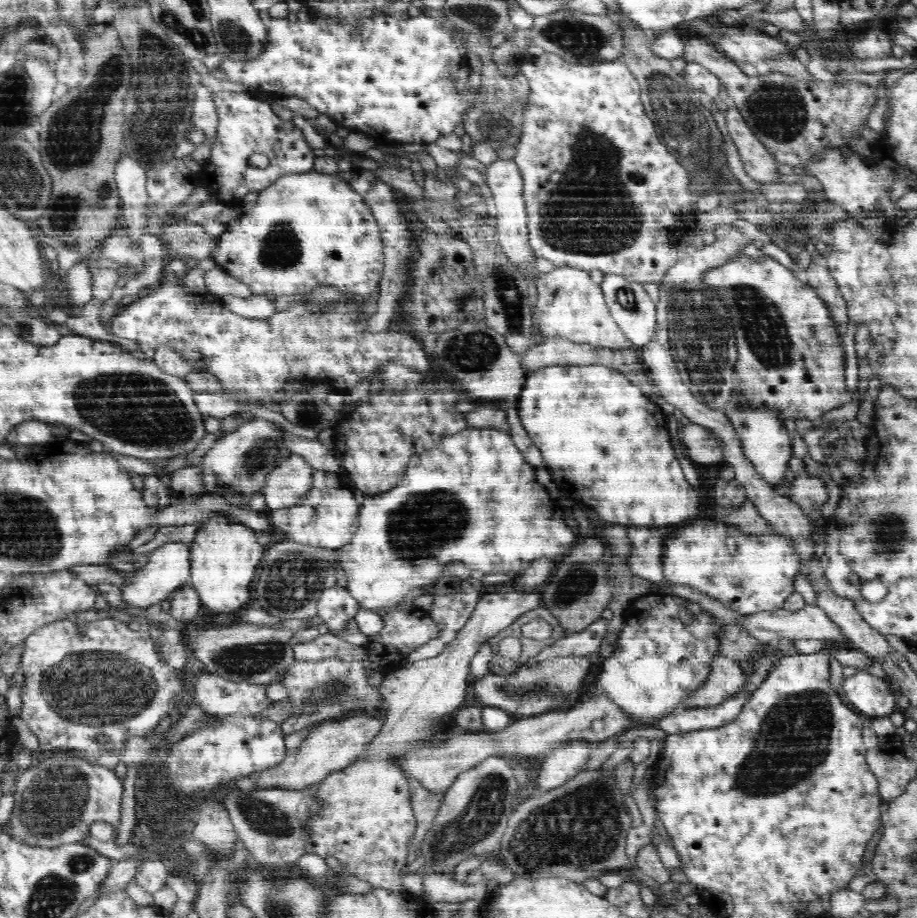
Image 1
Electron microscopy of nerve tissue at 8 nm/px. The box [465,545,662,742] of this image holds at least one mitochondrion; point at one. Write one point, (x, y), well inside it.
(577, 586)

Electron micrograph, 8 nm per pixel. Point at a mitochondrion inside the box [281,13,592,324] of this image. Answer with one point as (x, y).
(494, 124)

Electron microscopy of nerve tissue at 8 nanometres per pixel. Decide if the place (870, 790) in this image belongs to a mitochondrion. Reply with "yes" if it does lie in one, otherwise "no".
no

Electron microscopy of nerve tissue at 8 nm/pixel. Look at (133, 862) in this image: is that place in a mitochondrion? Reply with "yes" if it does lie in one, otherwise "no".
no

